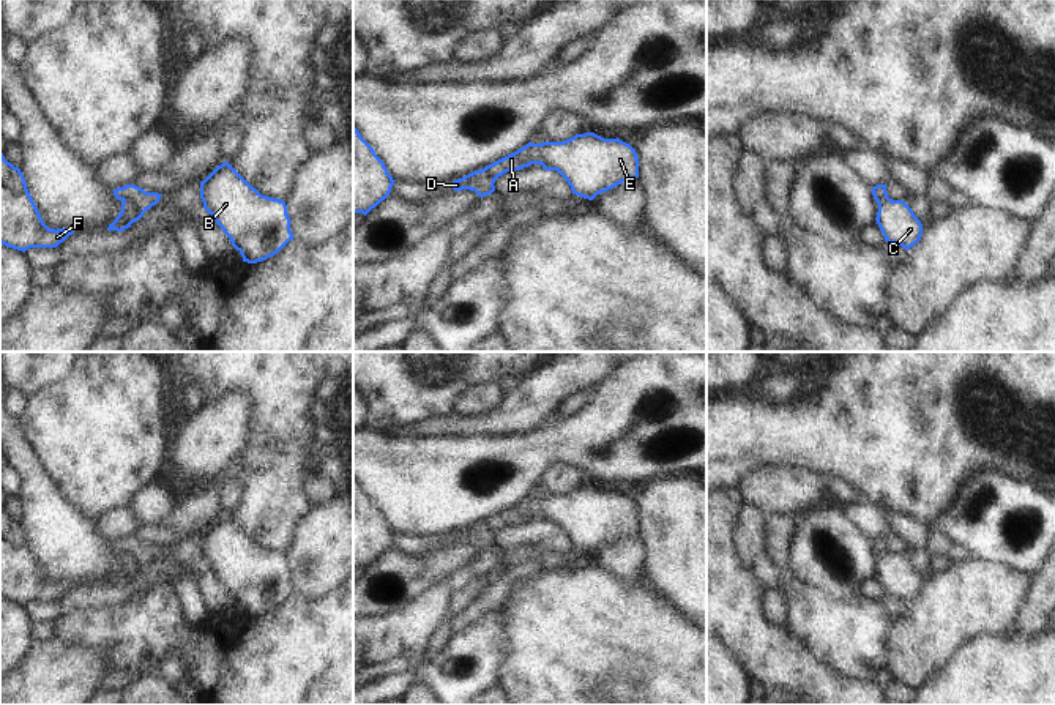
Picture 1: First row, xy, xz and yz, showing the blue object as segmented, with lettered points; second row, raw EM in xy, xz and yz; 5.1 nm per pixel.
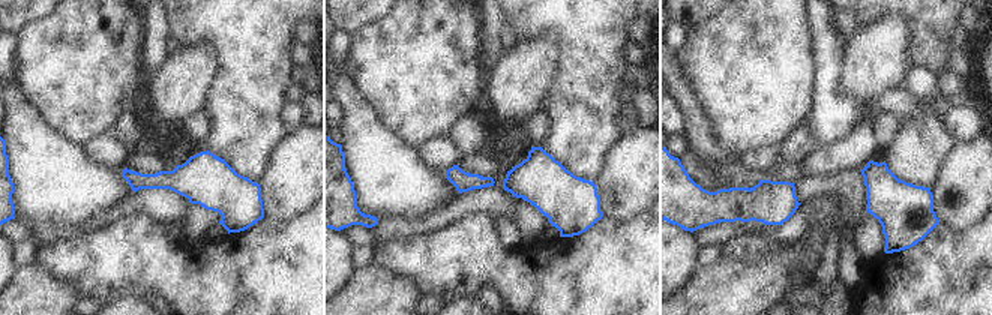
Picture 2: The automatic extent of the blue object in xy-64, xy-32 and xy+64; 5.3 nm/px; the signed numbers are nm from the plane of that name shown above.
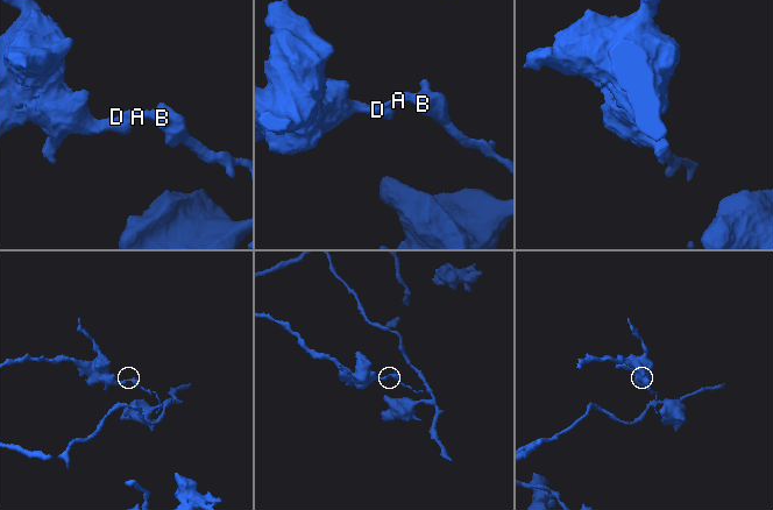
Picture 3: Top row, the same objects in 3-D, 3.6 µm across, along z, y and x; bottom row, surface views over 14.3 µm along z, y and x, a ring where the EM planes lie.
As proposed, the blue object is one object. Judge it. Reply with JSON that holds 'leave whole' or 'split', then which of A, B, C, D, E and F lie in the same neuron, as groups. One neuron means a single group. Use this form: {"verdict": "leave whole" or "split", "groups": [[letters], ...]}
{"verdict": "split", "groups": [["A", "B", "E"], ["C", "D", "F"]]}

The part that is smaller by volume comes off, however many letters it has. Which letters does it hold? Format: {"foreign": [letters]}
{"foreign": ["A", "B", "E"]}

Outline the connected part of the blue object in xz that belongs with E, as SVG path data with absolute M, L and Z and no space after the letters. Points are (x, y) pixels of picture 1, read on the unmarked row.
M595 486L576 487L563 495L528 495L481 524L497 533L506 525L531 517L557 524L568 535L572 547L588 554L639 530L636 503L618 491L604 492Z

